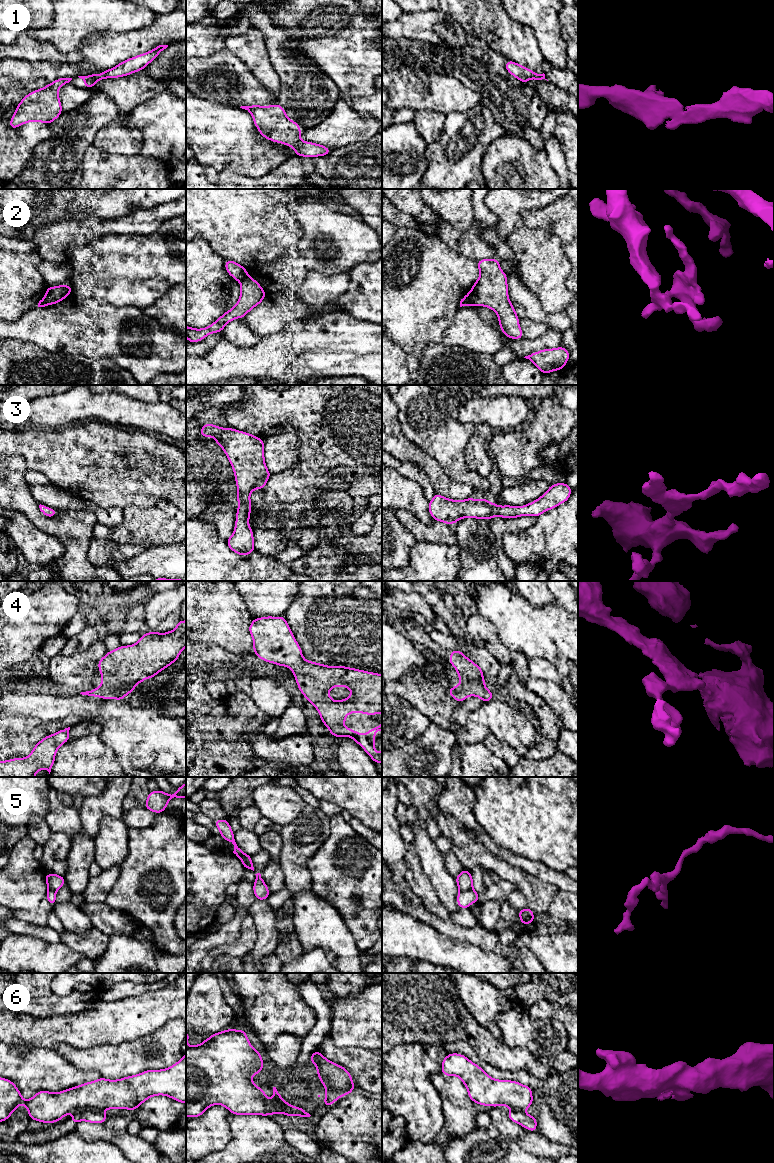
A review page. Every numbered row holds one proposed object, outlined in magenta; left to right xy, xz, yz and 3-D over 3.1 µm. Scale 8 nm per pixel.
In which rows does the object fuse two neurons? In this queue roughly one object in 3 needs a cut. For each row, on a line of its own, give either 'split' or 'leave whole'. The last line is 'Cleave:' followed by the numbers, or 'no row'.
1: leave whole
2: split
3: leave whole
4: leave whole
5: split
6: split
Cleave: 2, 5, 6

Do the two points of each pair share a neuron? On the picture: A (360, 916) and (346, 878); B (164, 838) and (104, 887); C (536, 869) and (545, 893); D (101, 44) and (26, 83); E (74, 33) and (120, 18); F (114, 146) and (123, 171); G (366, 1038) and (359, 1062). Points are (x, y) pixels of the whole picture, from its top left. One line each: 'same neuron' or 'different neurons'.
A: same neuron
B: different neurons
C: different neurons
D: same neuron
E: same neuron
F: different neurons
G: different neurons

